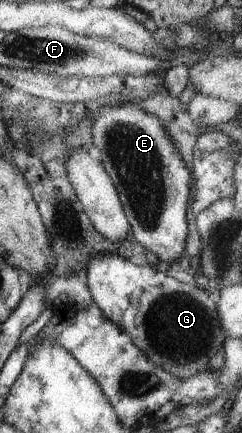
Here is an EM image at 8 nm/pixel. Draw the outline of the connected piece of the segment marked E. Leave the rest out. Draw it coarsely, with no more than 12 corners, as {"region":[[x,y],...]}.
{"region":[[101,107],[92,132],[132,235],[168,267],[193,178],[160,118]]}

